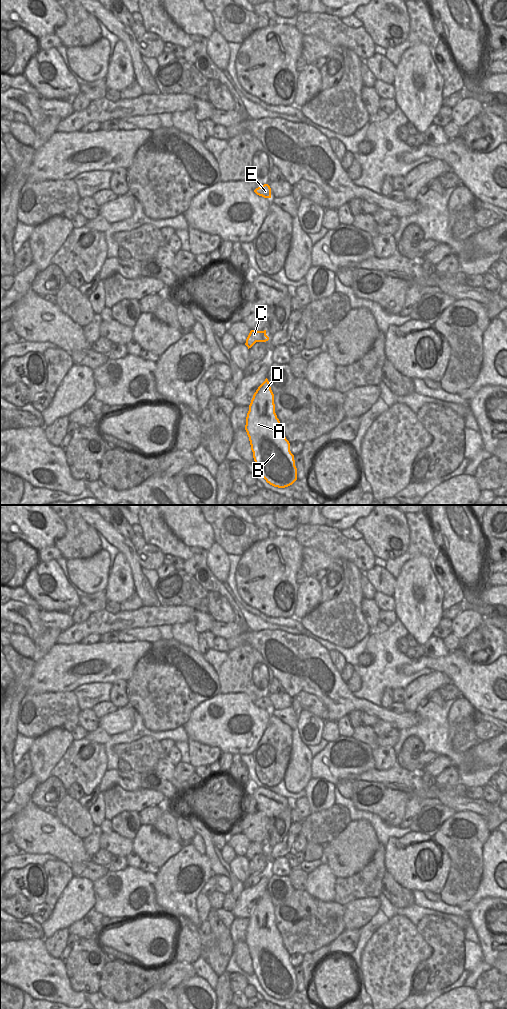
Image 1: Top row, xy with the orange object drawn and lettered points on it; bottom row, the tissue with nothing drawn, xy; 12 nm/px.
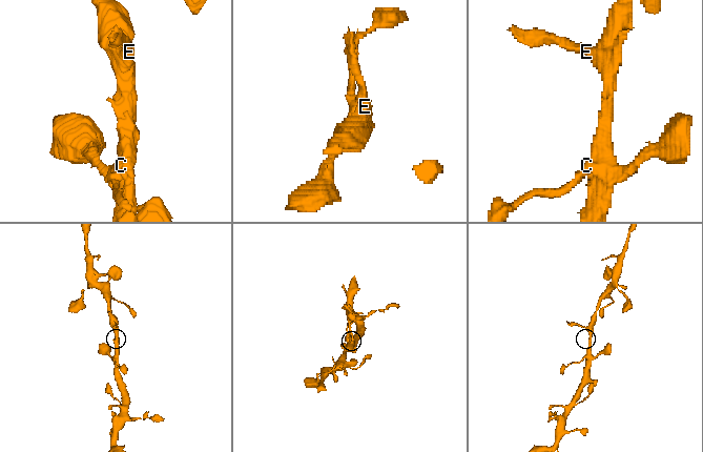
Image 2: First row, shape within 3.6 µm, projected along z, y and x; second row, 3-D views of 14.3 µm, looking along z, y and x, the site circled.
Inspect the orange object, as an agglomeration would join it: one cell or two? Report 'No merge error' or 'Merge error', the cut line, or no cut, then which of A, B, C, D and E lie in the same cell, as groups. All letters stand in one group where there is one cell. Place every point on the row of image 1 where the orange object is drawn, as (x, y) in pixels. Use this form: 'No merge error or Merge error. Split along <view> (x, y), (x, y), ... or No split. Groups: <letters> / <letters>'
No merge error. No split. Groups: A B C D E

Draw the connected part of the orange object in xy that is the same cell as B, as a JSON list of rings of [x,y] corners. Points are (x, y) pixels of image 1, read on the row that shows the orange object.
[[[266,378],[249,405],[245,430],[253,458],[267,483],[285,488],[297,480],[297,468],[290,443],[275,413],[274,394]]]

